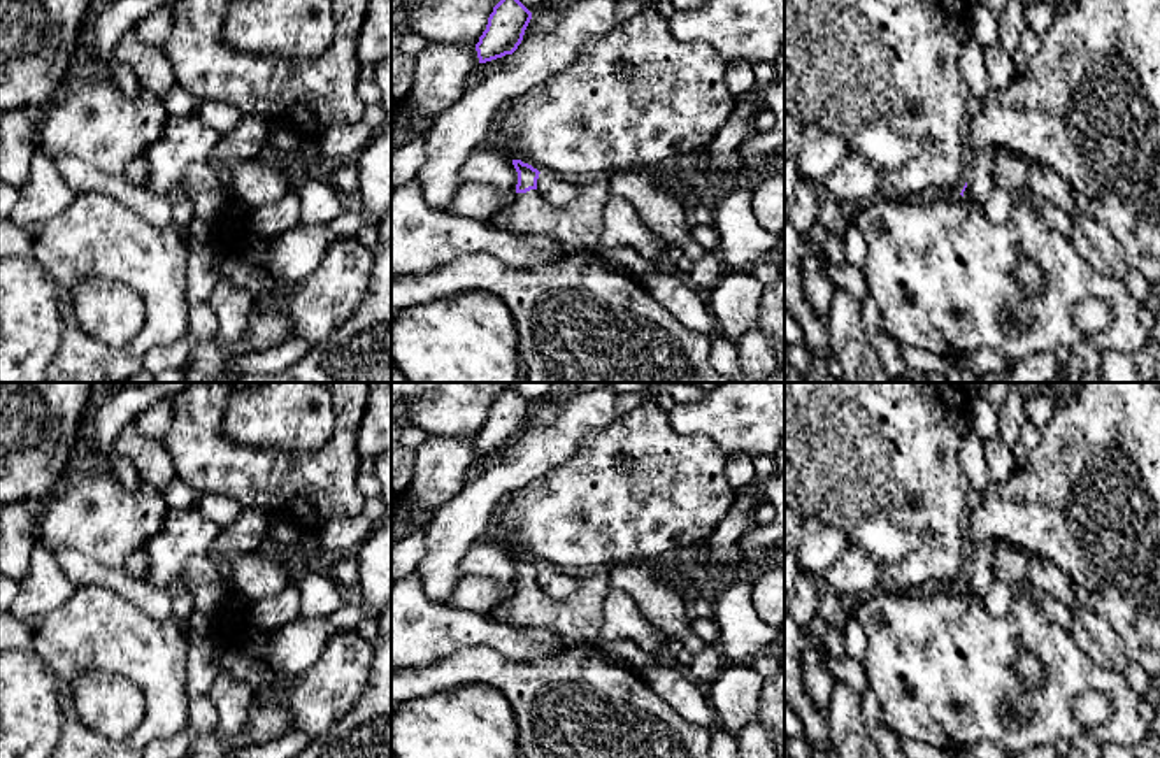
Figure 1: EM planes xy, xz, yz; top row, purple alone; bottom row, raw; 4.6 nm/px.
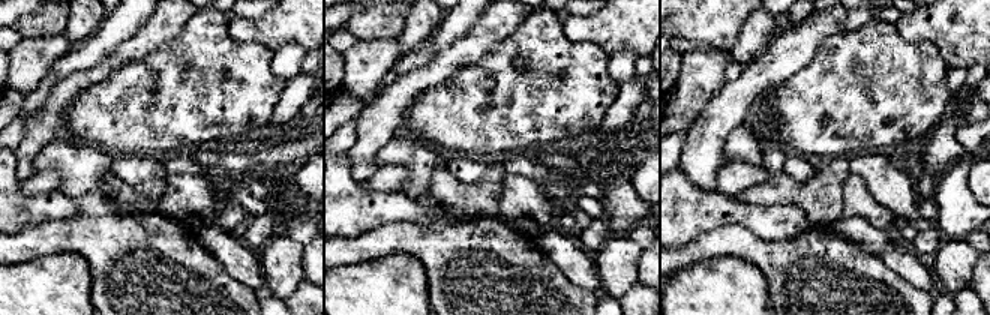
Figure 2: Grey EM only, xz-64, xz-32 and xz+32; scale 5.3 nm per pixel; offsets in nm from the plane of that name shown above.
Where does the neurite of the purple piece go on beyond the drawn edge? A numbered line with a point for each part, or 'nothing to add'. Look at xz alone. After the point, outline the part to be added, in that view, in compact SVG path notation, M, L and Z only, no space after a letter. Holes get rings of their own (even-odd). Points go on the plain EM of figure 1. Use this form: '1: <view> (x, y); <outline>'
1: xz (578, 620); M609 574L581 579L565 600L548 597L537 583L516 586L514 597L486 616L511 626L546 626L555 630L565 647L598 644L604 600L611 591Z

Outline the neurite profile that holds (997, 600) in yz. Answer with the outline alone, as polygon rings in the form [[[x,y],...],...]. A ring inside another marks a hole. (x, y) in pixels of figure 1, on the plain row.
[[[995,581],[983,598],[986,611],[992,616],[1002,616],[1013,604],[1016,590],[1002,581]]]

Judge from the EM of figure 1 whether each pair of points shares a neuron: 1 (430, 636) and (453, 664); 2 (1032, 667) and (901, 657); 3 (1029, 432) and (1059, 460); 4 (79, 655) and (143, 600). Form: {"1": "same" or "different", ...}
{"1": "different", "2": "different", "3": "different", "4": "different"}

